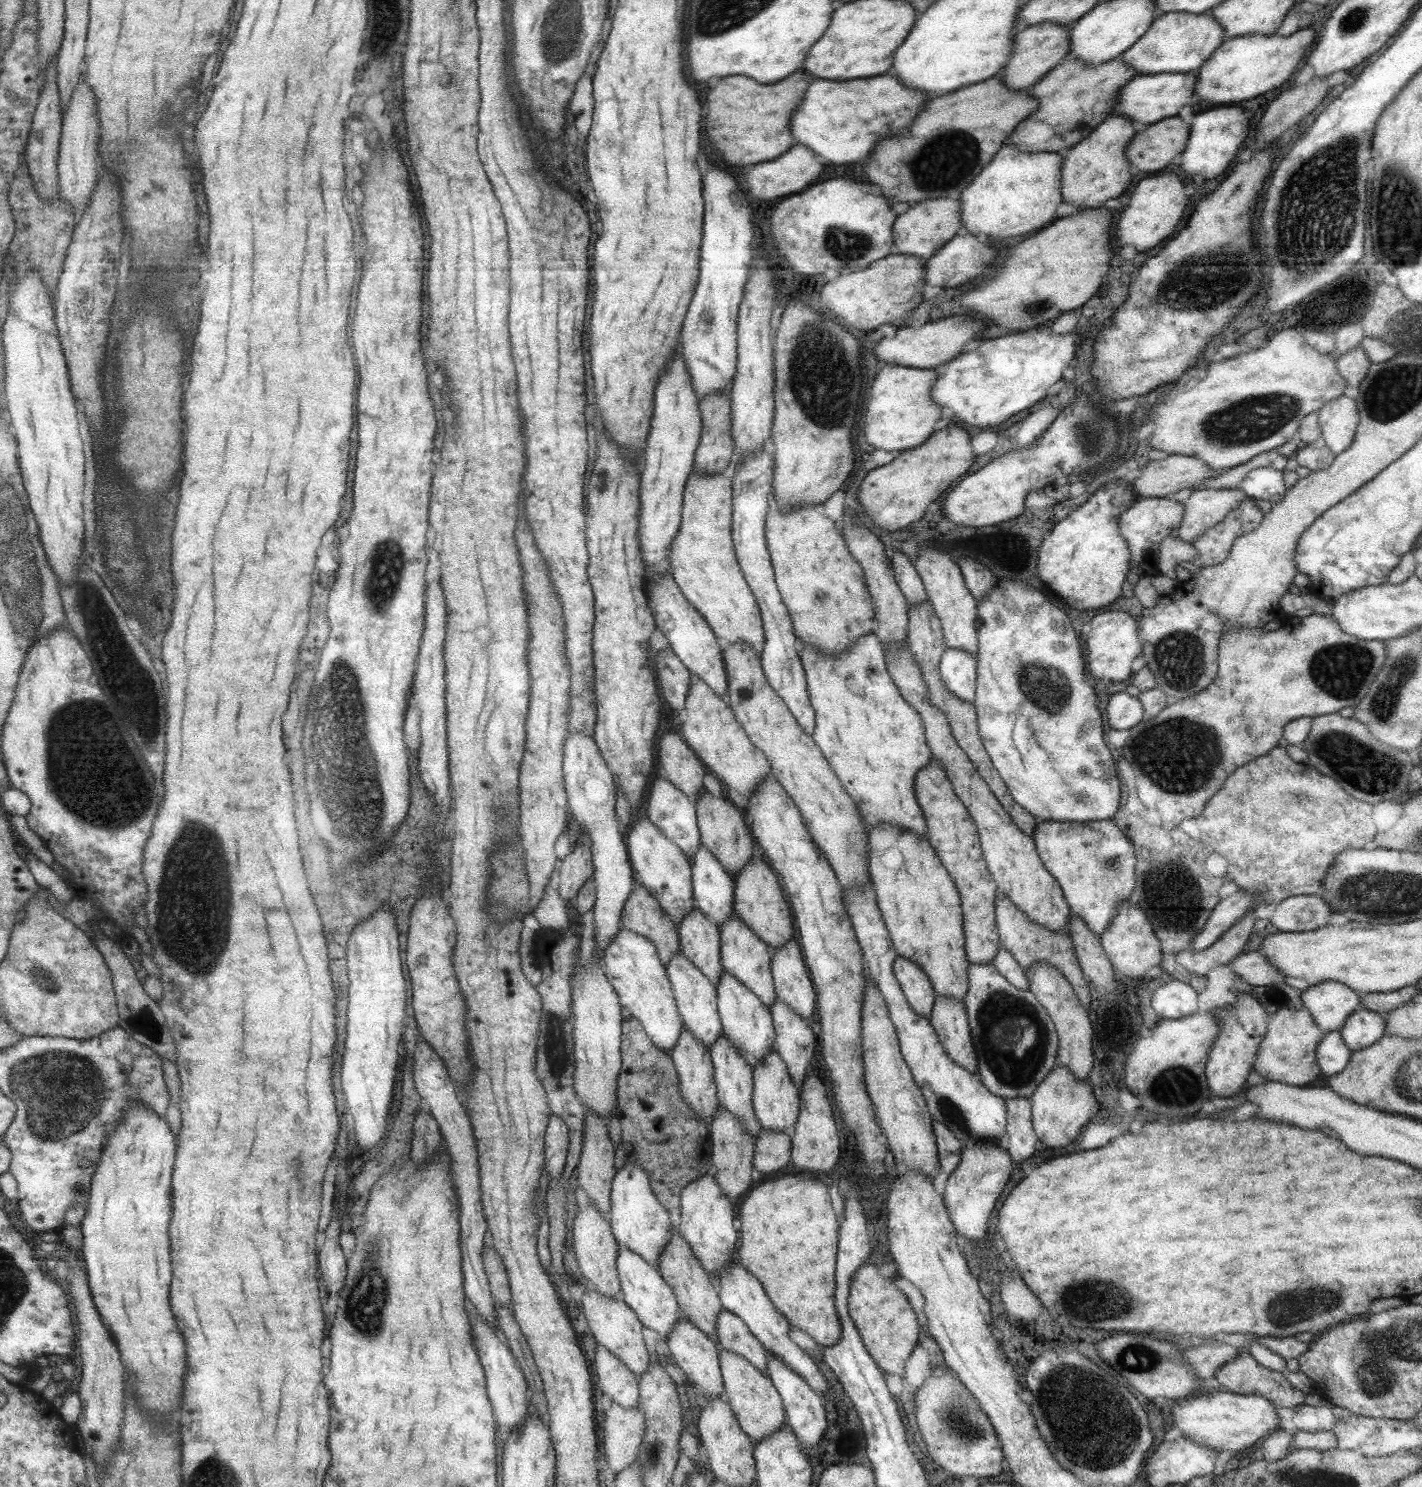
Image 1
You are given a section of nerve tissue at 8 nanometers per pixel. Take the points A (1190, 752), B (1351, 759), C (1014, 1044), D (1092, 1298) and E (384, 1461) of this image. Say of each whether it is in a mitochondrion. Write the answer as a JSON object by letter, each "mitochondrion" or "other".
{"A":"mitochondrion","B":"mitochondrion","C":"mitochondrion","D":"mitochondrion","E":"other"}

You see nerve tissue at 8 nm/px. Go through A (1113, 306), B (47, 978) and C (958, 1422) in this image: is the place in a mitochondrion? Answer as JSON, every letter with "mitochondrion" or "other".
{"A":"other","B":"mitochondrion","C":"mitochondrion"}

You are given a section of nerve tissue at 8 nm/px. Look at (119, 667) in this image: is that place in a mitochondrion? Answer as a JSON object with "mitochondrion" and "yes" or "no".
{"mitochondrion":"yes"}

